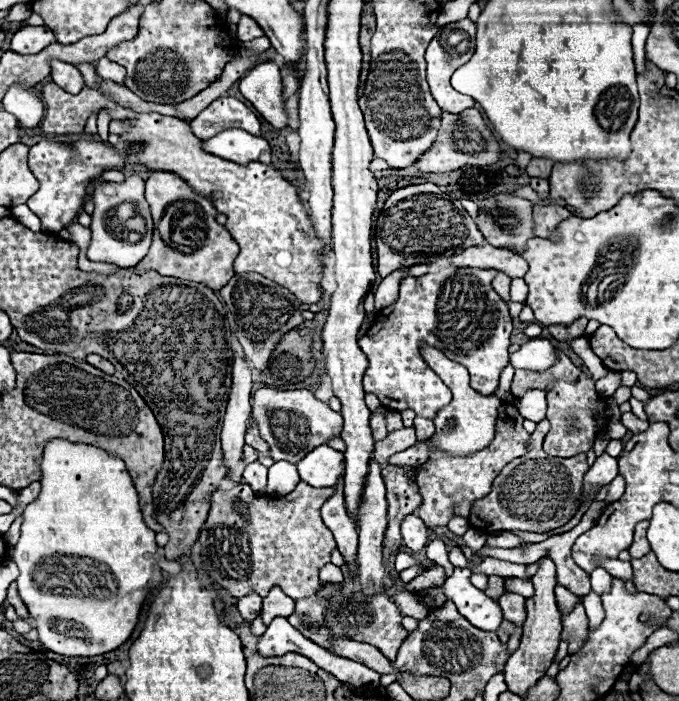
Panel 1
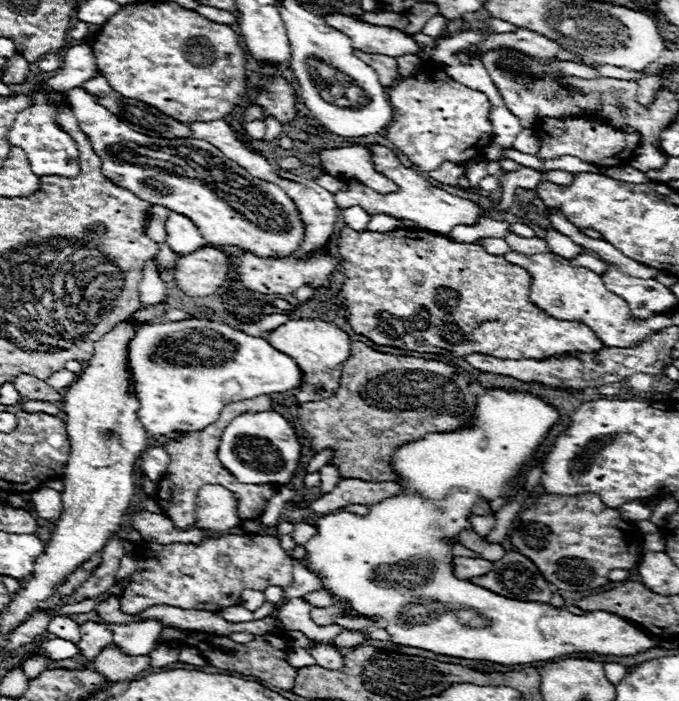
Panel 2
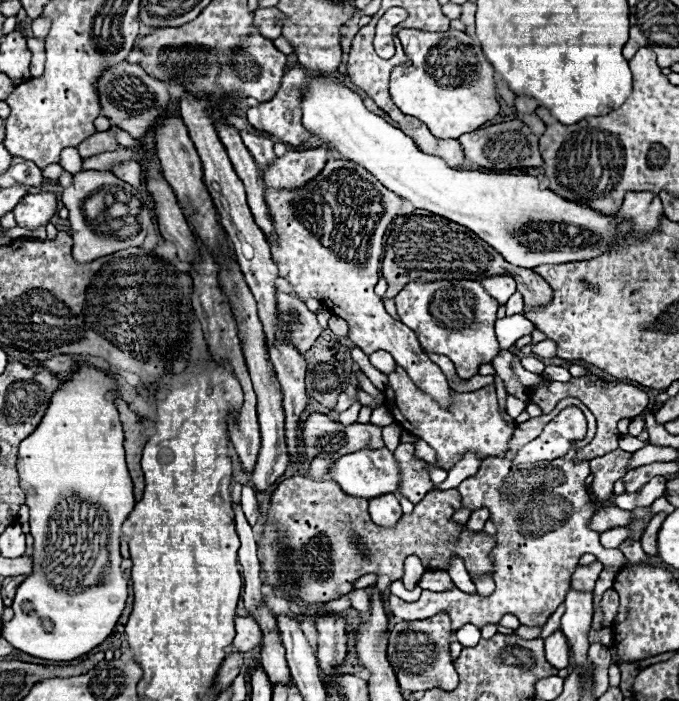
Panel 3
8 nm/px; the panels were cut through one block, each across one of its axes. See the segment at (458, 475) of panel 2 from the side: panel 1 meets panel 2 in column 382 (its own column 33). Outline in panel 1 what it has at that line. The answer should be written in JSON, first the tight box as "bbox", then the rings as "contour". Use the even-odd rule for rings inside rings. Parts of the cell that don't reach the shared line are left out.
{"bbox":[14,440,162,656],"contour":[[[50,440],[42,452],[42,490],[24,512],[24,524],[18,544],[14,546],[14,562],[20,568],[18,594],[36,618],[38,640],[52,652],[62,656],[98,656],[124,644],[136,622],[150,584],[162,582],[154,554],[158,550],[154,532],[144,524],[138,494],[124,462],[110,456],[102,448],[88,444],[72,444],[68,440]]]}

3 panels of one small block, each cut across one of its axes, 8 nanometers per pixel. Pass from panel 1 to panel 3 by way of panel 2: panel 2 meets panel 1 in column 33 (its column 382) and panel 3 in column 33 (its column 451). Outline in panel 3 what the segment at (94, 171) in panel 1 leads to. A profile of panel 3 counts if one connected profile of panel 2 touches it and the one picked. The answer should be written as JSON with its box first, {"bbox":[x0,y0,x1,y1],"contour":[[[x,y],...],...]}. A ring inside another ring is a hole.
{"bbox":[14,192,56,230],"contour":[[[52,192],[26,194],[14,208],[16,224],[28,230],[46,226],[54,214],[56,214],[56,196]]]}

